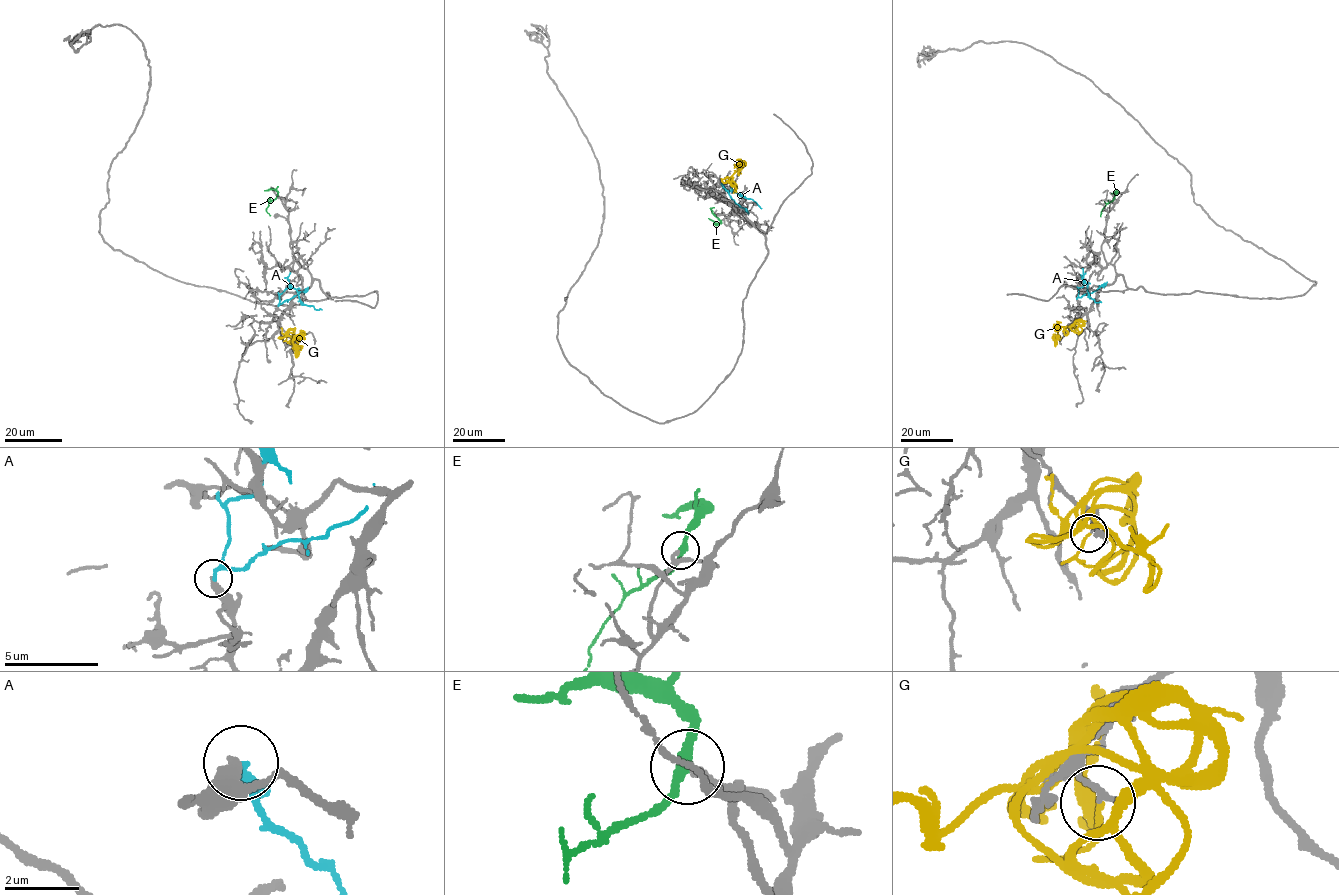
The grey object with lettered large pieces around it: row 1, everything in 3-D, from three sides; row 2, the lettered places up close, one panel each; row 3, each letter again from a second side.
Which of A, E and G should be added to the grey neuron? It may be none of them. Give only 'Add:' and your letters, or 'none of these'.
Add: E

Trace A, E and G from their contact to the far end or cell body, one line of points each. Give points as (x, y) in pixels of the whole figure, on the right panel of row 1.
A: (1076, 299), (1078, 288), (1085, 282), (1091, 297), (1101, 302)
E: (1113, 198), (1102, 210), (1100, 216)
G: (1075, 327), (1074, 331), (1069, 326), (1061, 327), (1055, 346)

